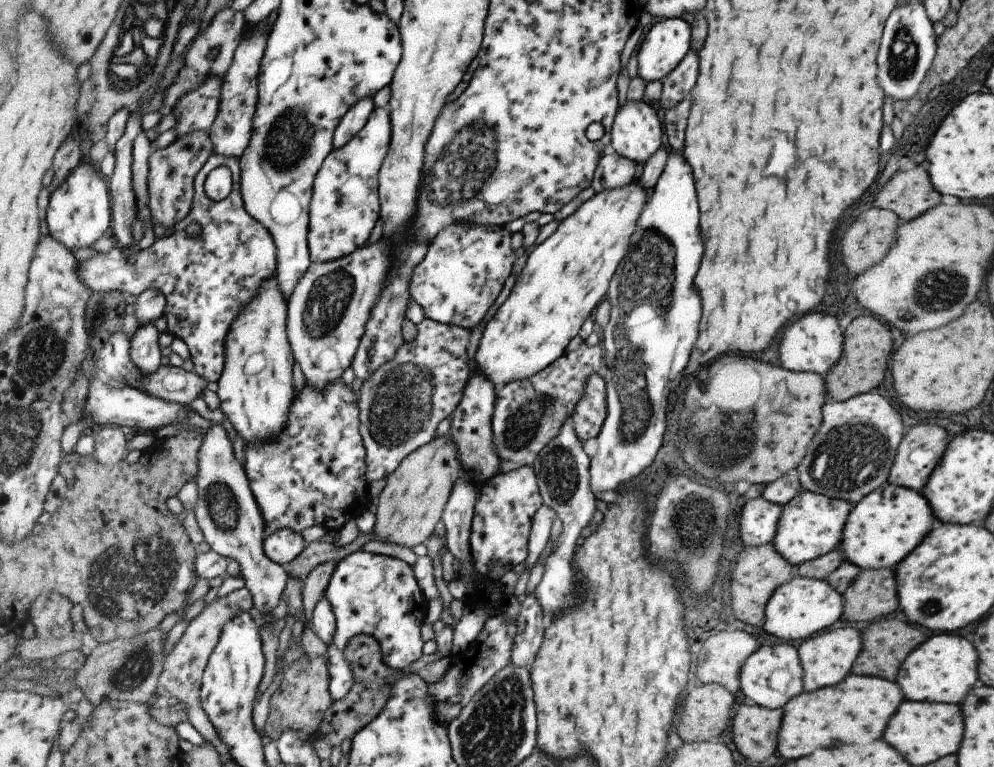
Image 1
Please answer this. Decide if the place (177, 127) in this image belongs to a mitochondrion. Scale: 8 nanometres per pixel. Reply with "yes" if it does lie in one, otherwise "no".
no

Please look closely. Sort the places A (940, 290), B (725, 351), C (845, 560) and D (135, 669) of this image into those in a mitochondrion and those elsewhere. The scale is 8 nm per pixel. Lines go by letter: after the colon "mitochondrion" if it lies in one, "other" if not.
A: mitochondrion
B: other
C: other
D: mitochondrion

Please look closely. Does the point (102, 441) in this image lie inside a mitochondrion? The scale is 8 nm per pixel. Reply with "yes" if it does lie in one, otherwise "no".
no

